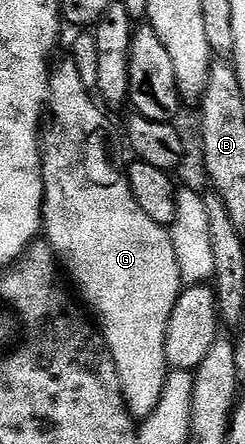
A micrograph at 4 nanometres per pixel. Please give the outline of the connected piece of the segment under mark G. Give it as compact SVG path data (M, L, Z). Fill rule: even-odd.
M66 57L59 67L57 64L51 70L48 122L40 135L42 181L46 185L42 198L42 225L45 242L53 249L61 270L70 274L69 282L72 287L74 282L73 290L76 295L78 290L79 295L77 298L92 316L102 340L106 342L120 377L120 389L127 409L135 420L143 421L156 409L161 393L164 392L168 374L168 317L172 317L172 309L184 290L184 284L169 230L156 225L156 221L152 221L152 217L148 217L148 213L136 205L129 178L123 172L122 175L118 172L117 165L106 152L106 139L102 136L102 126L106 123L105 113L84 85L73 57Z

